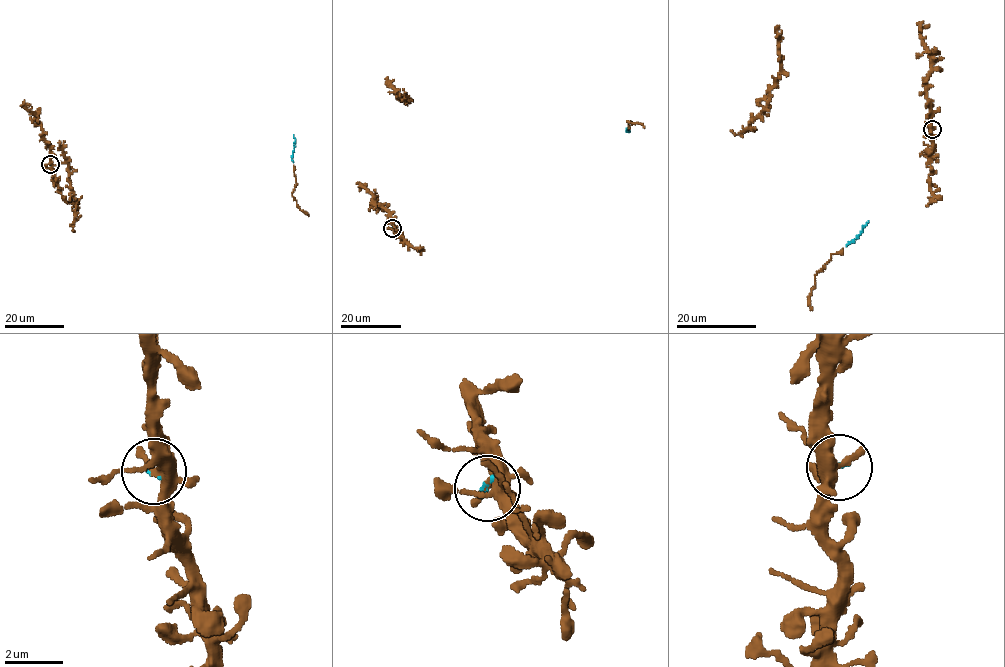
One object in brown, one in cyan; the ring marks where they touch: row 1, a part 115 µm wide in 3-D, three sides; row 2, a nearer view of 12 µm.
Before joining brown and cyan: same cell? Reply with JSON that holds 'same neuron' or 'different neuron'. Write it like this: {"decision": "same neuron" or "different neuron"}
{"decision": "same neuron"}

